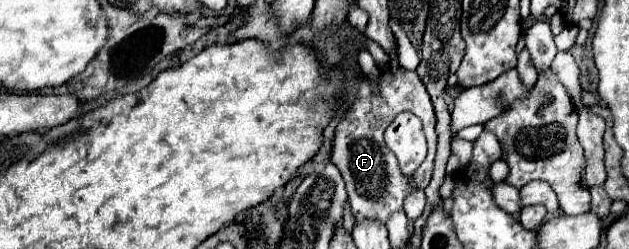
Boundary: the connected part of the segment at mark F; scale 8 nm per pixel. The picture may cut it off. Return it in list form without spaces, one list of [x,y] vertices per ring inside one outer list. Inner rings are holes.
[[[403,67],[381,71],[375,93],[373,93],[371,81],[367,77],[361,79],[361,83],[357,87],[357,97],[355,97],[351,109],[347,111],[347,115],[339,121],[339,125],[335,129],[333,153],[331,153],[331,163],[335,163],[339,167],[343,179],[345,179],[355,221],[377,219],[377,221],[385,223],[393,211],[403,209],[403,199],[409,191],[409,179],[403,177],[397,157],[387,149],[387,145],[383,141],[385,129],[391,125],[391,121],[401,111],[411,111],[423,121],[423,131],[425,131],[427,145],[429,145],[427,159],[415,171],[413,181],[417,183],[419,189],[425,189],[431,181],[435,145],[437,145],[435,113],[433,113],[433,105],[427,95],[427,89],[425,89],[423,81],[419,79],[419,75],[415,71],[407,71]]]

